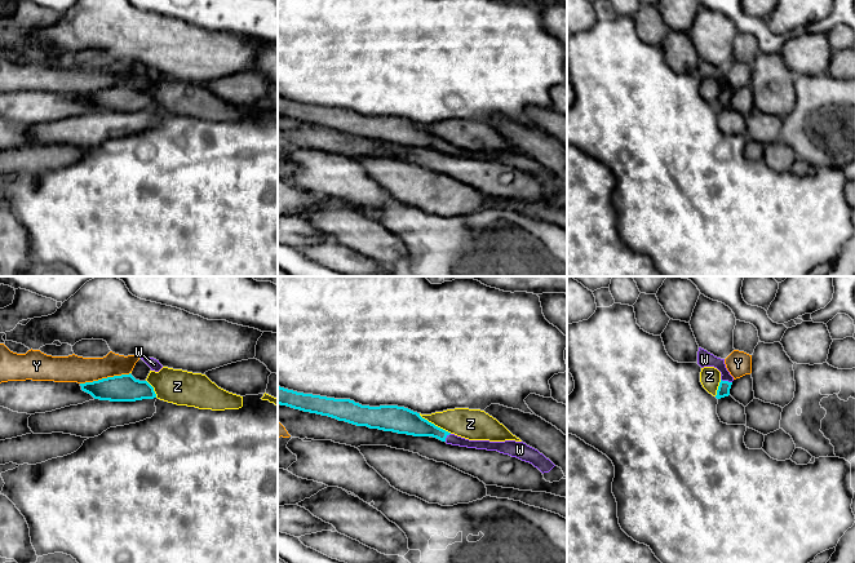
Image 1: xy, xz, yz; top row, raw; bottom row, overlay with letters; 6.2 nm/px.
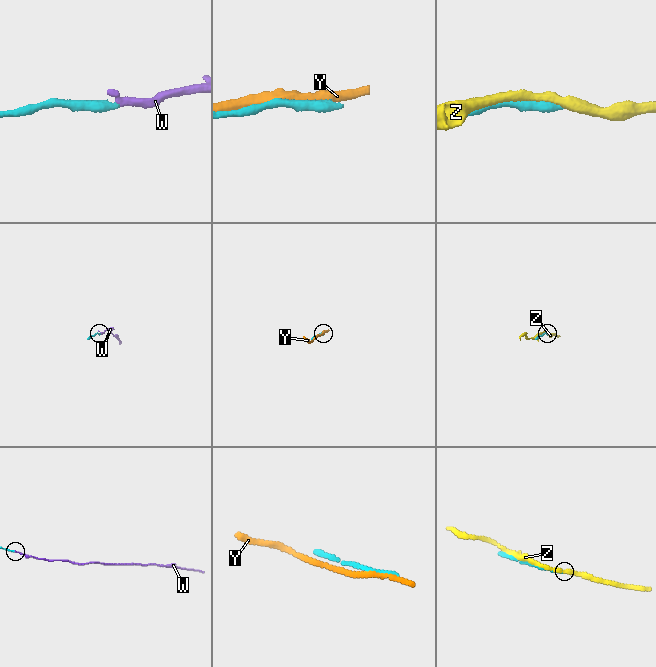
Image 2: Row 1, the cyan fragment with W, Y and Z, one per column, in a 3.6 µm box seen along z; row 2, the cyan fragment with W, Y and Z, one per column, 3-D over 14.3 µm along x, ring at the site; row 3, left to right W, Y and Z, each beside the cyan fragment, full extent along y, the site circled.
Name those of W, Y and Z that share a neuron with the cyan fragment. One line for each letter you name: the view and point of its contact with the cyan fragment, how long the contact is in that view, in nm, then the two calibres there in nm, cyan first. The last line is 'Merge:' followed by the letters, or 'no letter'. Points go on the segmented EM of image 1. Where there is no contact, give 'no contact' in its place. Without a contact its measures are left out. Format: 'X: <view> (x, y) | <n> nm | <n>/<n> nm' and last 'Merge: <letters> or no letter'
W: yz (726, 381) | 80 nm | 80/100 nm
Merge: W

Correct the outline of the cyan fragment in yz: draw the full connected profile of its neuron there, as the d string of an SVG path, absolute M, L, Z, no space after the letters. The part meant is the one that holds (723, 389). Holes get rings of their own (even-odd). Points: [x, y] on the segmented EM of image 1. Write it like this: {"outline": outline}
{"outline": "M699 347L697 351L697 364L704 367L714 367L721 372L721 382L717 390L717 399L725 398L730 395L730 389L734 381L734 377L726 368L725 359L717 358L713 354L708 353L706 350Z"}

